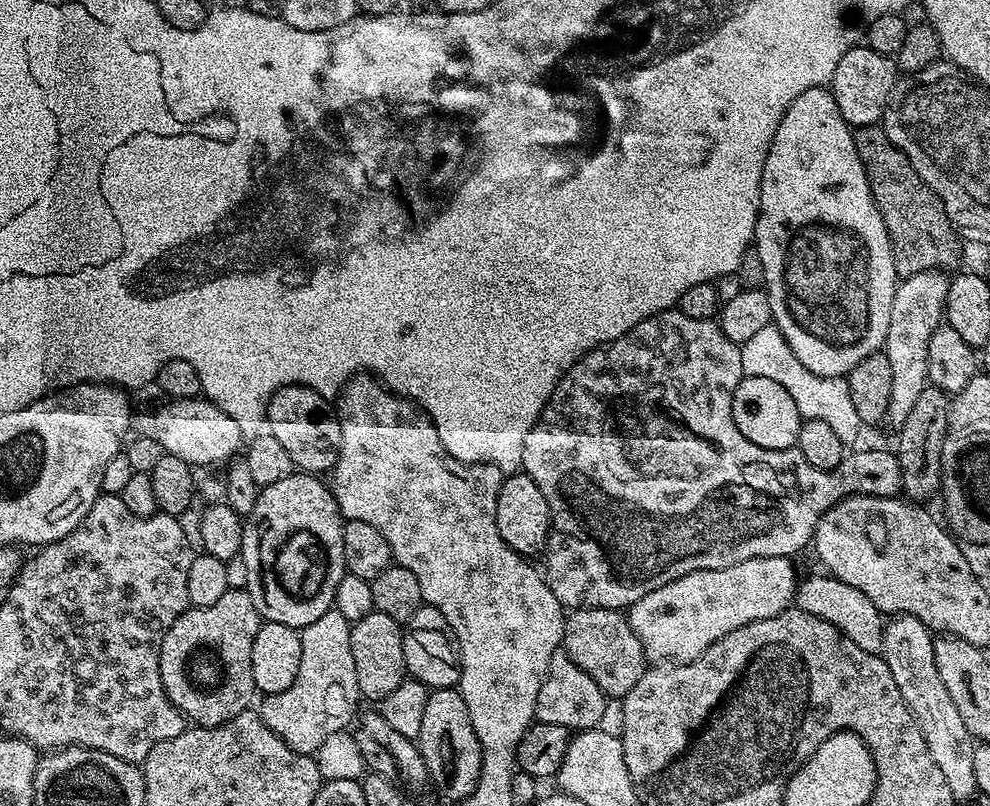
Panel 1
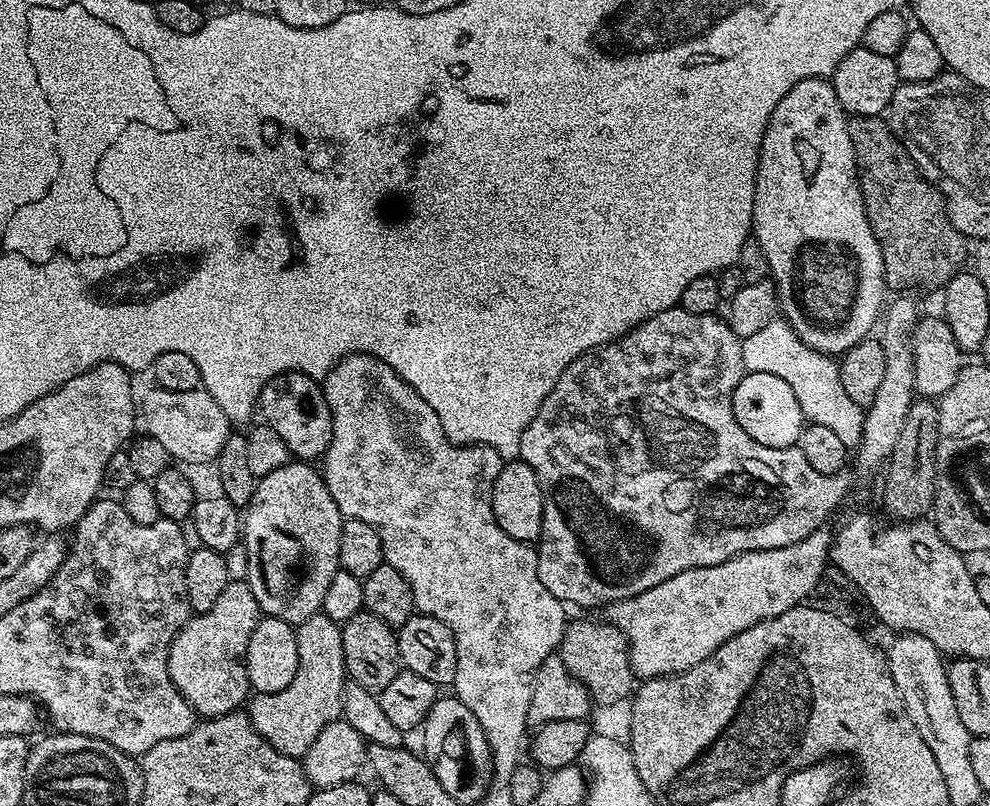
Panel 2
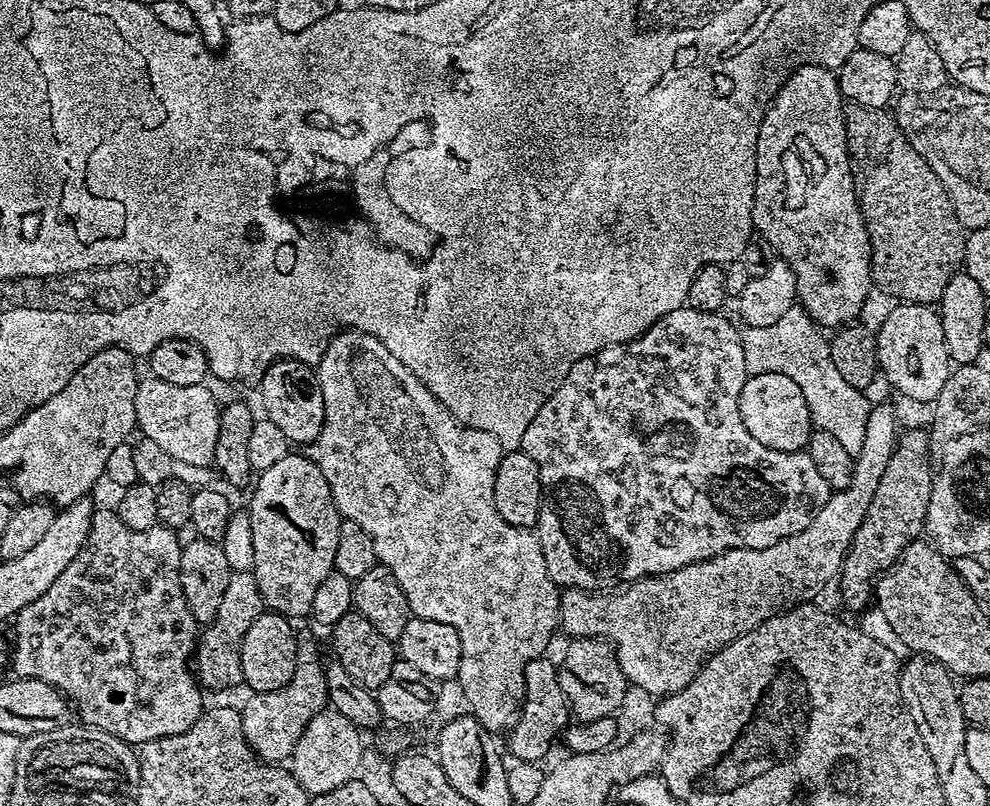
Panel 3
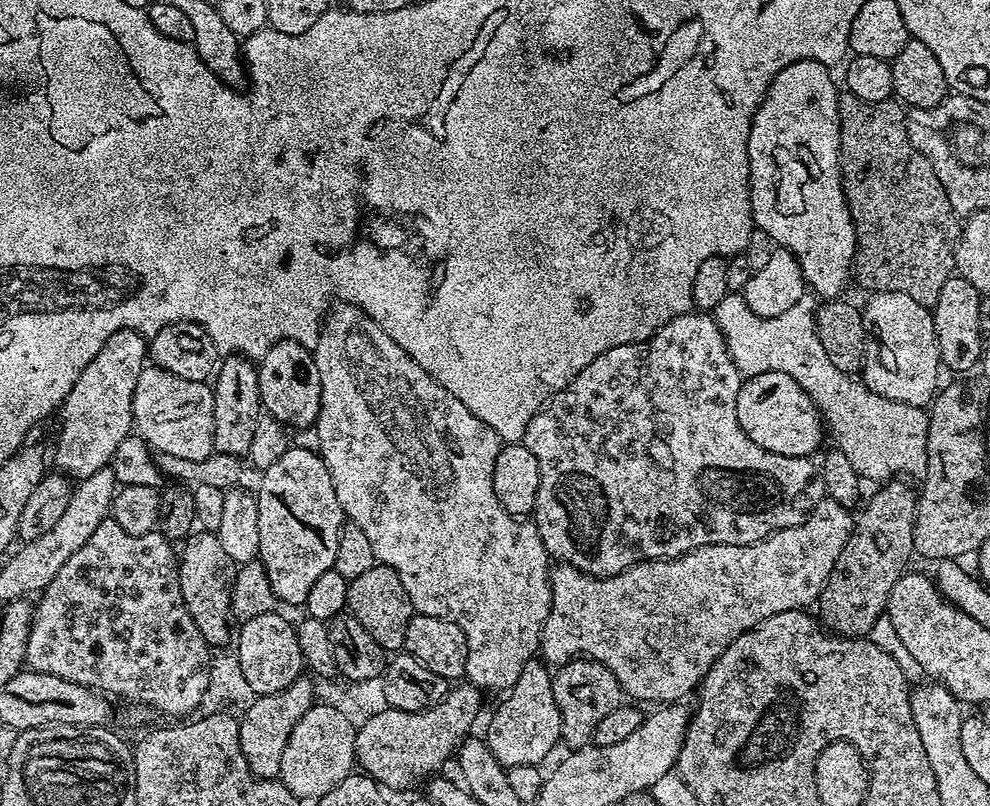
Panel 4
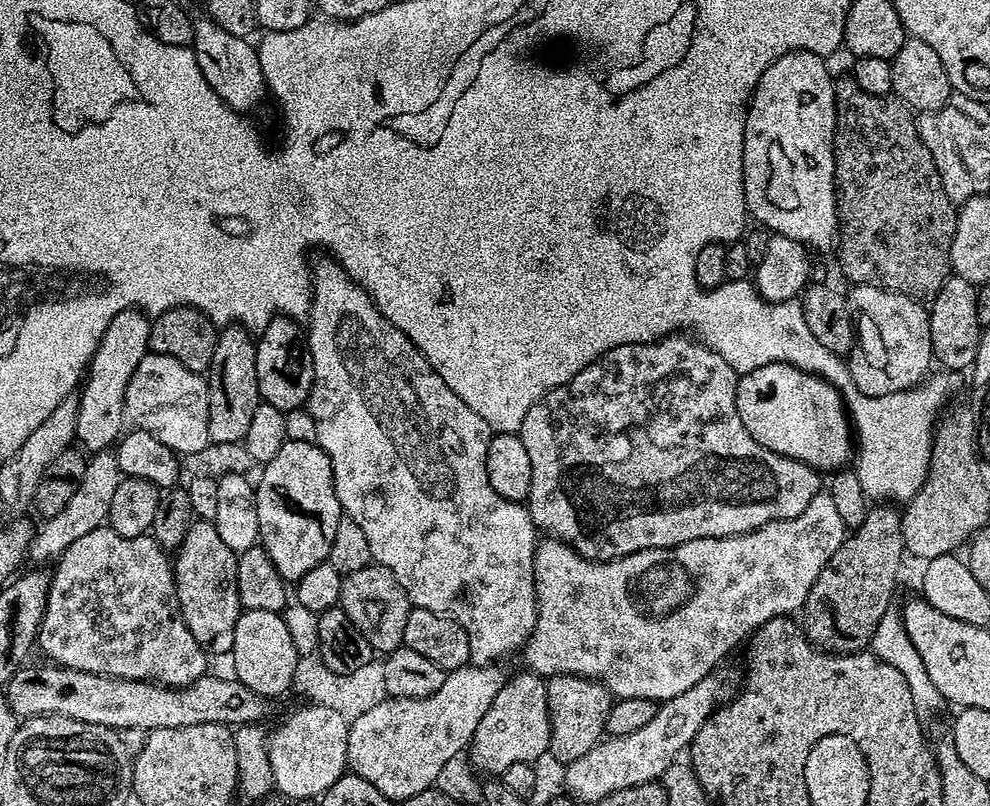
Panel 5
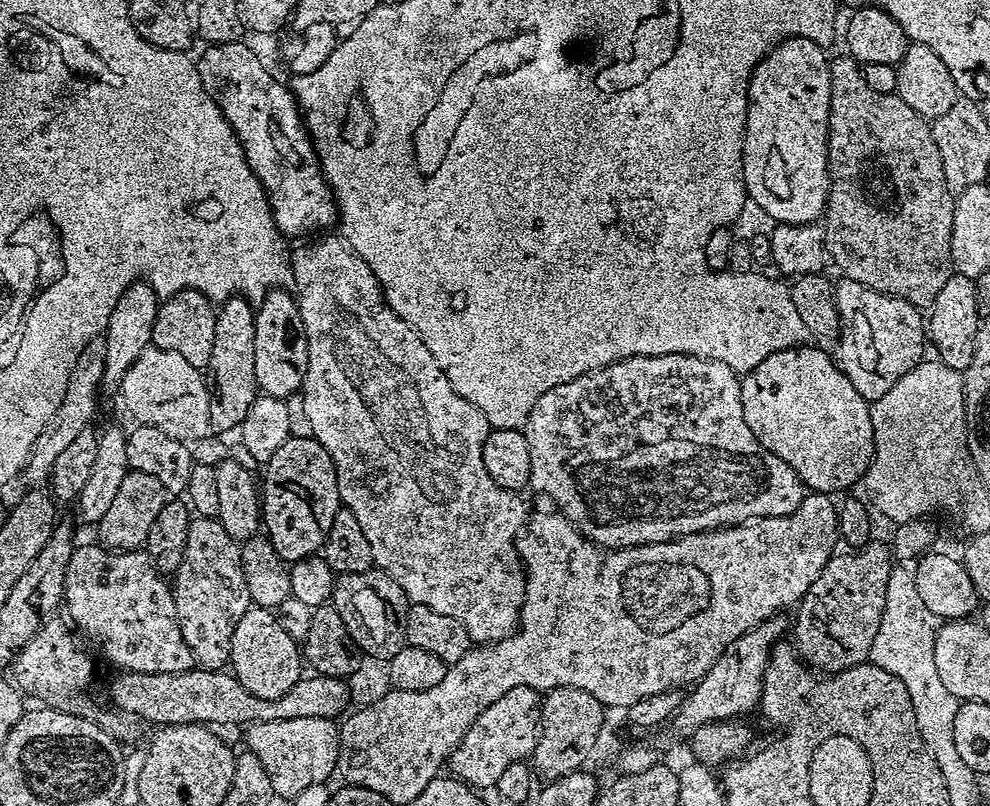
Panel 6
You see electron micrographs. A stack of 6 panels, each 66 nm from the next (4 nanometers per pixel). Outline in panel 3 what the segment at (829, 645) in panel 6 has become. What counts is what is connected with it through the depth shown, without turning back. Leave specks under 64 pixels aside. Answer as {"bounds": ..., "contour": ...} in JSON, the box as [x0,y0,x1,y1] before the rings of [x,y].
{"bounds":[840,427,931,614],"contour":[[[922,427],[901,431],[896,449],[882,470],[878,490],[870,501],[870,510],[862,518],[862,526],[854,534],[844,565],[840,568],[840,600],[856,614],[864,612],[873,603],[874,585],[899,560],[906,546],[925,531],[924,519],[930,501],[931,466],[928,461],[928,432]]]}

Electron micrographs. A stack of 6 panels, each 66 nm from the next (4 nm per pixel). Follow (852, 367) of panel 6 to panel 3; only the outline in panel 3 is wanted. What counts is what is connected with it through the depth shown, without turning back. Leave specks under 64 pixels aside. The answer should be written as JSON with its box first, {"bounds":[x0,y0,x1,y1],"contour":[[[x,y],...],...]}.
{"bounds":[875,303,950,406],"contour":[[[897,303],[884,316],[880,324],[880,333],[875,333],[876,362],[881,377],[888,379],[888,384],[896,392],[901,392],[908,400],[917,400],[925,406],[931,405],[936,395],[942,390],[950,373],[950,361],[946,350],[946,334],[942,334],[942,322],[939,311],[931,304]]]}

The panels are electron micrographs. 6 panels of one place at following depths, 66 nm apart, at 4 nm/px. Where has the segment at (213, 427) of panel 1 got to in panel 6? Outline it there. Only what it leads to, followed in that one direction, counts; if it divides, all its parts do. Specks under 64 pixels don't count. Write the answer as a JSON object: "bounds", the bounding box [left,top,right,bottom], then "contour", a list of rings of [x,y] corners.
{"bounds":[118,346,210,442],"contour":[[[150,346],[138,354],[130,370],[122,378],[118,395],[124,399],[124,408],[136,424],[154,426],[170,438],[195,442],[210,432],[209,381],[201,369],[190,366],[182,354]]]}

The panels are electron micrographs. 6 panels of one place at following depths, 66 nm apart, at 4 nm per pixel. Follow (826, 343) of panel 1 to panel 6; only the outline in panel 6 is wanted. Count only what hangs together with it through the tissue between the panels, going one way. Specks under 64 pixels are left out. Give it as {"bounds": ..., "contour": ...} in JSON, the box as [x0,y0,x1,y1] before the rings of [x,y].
{"bounds":[744,36,830,224],"contour":[[[789,36],[760,59],[748,79],[744,191],[776,224],[810,224],[824,215],[830,122],[830,60],[824,52],[805,36]]]}

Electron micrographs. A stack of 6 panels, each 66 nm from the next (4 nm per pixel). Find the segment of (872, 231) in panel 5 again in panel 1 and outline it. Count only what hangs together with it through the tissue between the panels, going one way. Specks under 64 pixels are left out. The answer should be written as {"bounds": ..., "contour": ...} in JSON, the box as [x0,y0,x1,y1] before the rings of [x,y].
{"bounds":[854,126,961,277],"contour":[[[880,126],[855,129],[854,146],[862,158],[872,197],[890,234],[897,277],[939,272],[948,268],[959,269],[961,238],[938,194],[934,194],[934,190],[930,190],[930,186],[918,178],[918,170],[910,166],[910,158],[906,158],[906,154],[902,154],[902,150],[890,142]]]}

